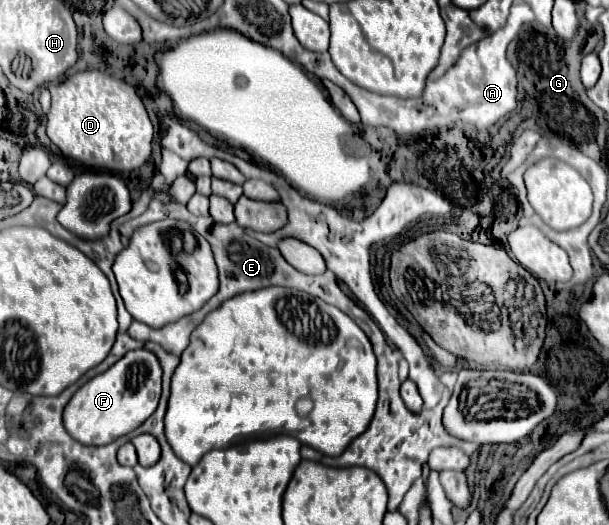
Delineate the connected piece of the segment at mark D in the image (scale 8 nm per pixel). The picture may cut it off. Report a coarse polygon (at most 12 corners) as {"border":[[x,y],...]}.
{"border":[[101,71],[51,83],[47,135],[83,165],[135,171],[153,125]]}

